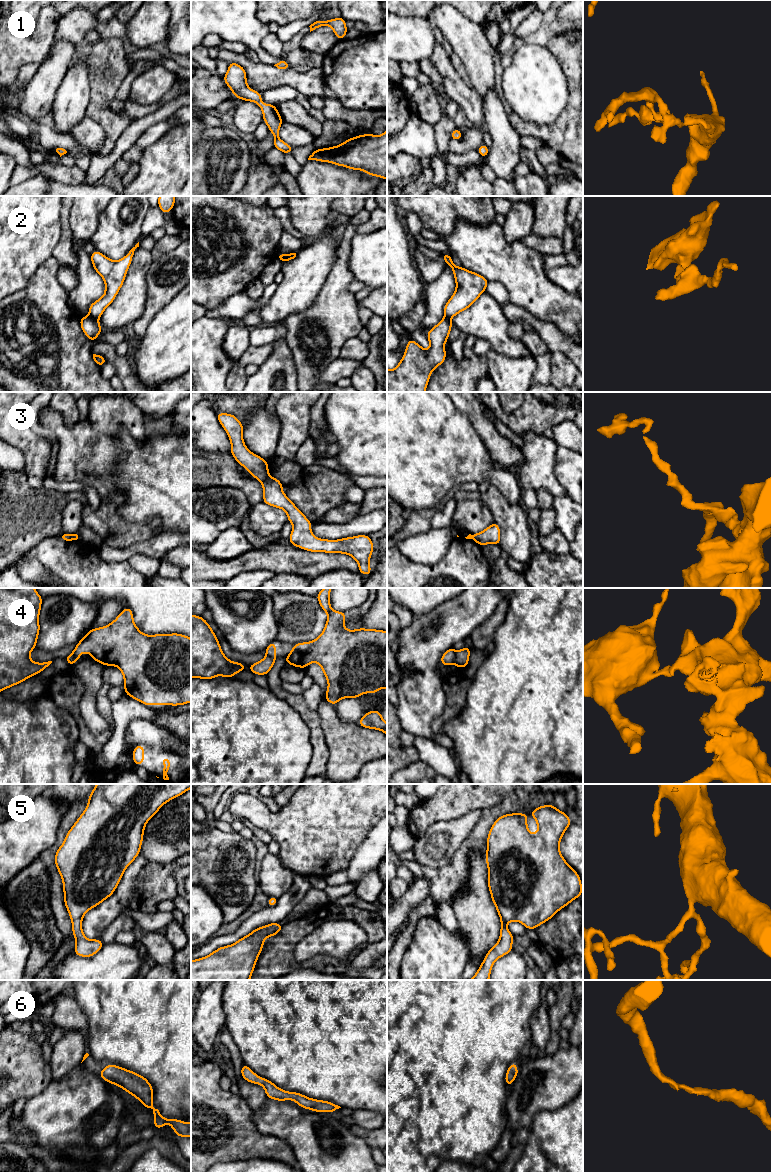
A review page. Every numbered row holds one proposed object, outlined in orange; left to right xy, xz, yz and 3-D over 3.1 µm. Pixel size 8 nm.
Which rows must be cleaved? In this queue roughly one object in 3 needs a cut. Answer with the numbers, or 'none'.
2, 3, 4

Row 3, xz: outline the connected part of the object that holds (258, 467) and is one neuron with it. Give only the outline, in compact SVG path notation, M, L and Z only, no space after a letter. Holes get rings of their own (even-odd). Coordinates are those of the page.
M216 413L231 442L230 453L255 479L264 482L269 476L268 461L247 449L243 441L243 424L235 415Z

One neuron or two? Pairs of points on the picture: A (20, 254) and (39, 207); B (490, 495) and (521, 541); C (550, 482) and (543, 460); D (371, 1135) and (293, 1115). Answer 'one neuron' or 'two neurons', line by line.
A: one neuron
B: one neuron
C: one neuron
D: two neurons

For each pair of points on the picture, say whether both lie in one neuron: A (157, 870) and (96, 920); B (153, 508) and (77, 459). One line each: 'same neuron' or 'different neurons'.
A: different neurons
B: same neuron

